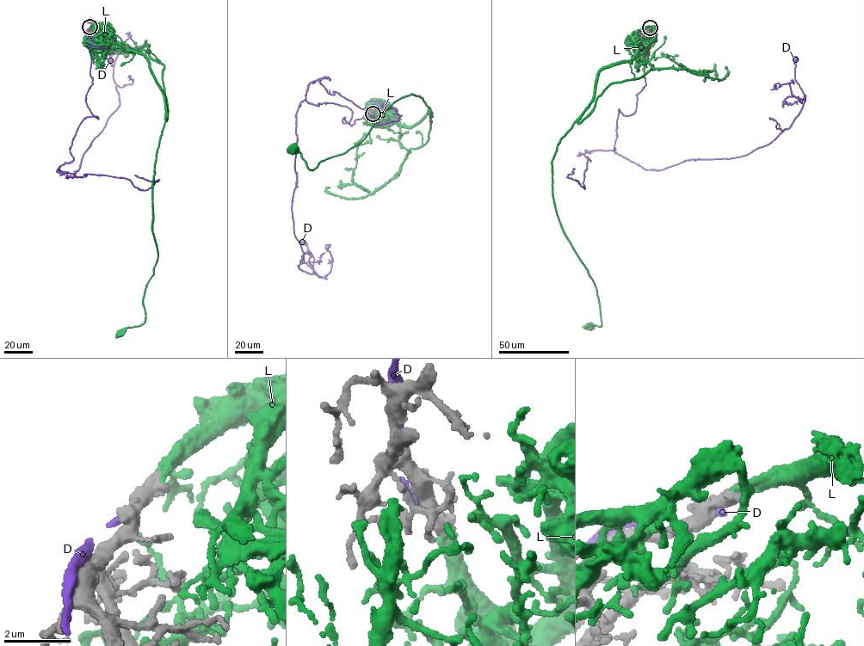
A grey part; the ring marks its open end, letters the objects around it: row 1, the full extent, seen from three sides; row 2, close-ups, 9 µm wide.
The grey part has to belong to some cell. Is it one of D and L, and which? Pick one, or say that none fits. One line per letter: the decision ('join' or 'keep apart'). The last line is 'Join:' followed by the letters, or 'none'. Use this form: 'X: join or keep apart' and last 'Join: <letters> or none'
D: keep apart
L: join
Join: L

